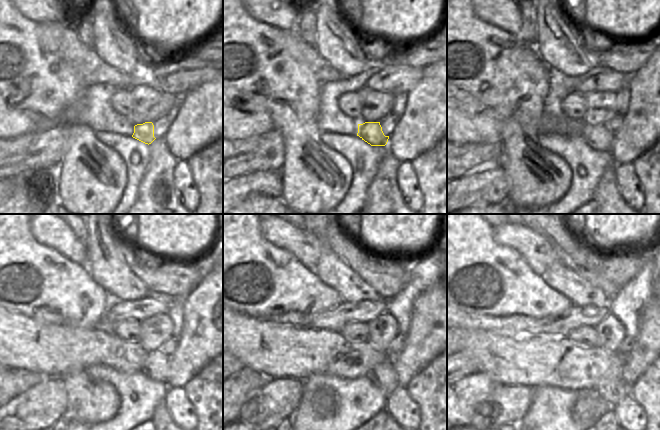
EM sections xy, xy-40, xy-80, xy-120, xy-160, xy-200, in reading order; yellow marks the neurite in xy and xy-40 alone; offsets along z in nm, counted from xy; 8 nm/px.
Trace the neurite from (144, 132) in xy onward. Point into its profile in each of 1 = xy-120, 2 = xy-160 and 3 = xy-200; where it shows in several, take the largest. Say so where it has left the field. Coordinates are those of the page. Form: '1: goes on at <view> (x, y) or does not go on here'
1: goes on at xy-120 (156, 364)
2: goes on at xy-160 (383, 375)
3: goes on at xy-200 (611, 390)

